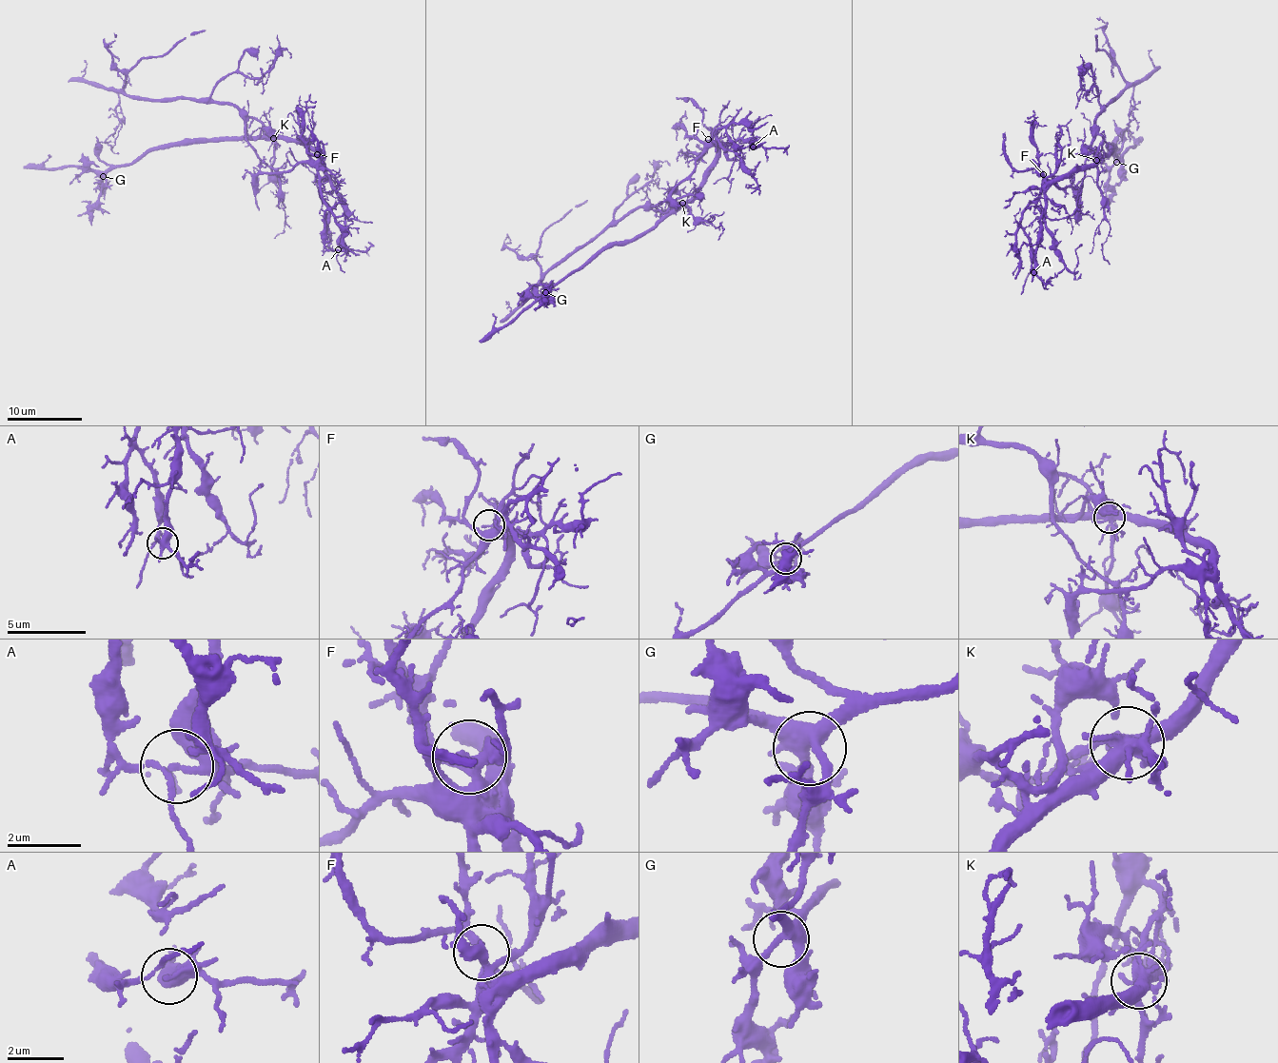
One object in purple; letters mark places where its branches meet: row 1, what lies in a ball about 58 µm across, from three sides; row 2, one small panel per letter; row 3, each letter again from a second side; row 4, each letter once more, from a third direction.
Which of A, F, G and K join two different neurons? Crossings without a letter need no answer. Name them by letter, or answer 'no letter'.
K

